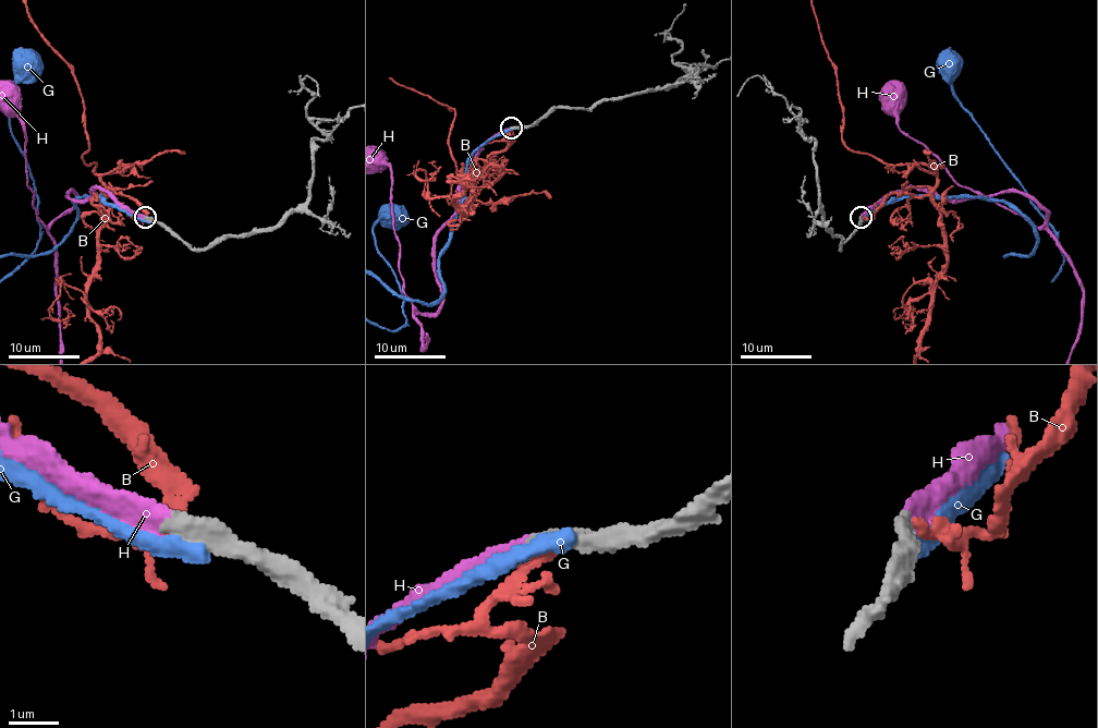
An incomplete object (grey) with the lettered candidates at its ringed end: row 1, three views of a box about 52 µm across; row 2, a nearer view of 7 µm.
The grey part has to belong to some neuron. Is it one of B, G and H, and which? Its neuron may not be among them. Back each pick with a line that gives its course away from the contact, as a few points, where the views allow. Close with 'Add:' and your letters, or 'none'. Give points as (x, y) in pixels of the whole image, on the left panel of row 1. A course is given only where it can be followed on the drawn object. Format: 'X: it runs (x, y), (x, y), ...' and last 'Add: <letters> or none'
H: it runs (145, 217), (95, 189), (87, 197), (70, 192), (75, 205), (46, 226), (28, 189), (21, 118), (7, 98)
Add: H

